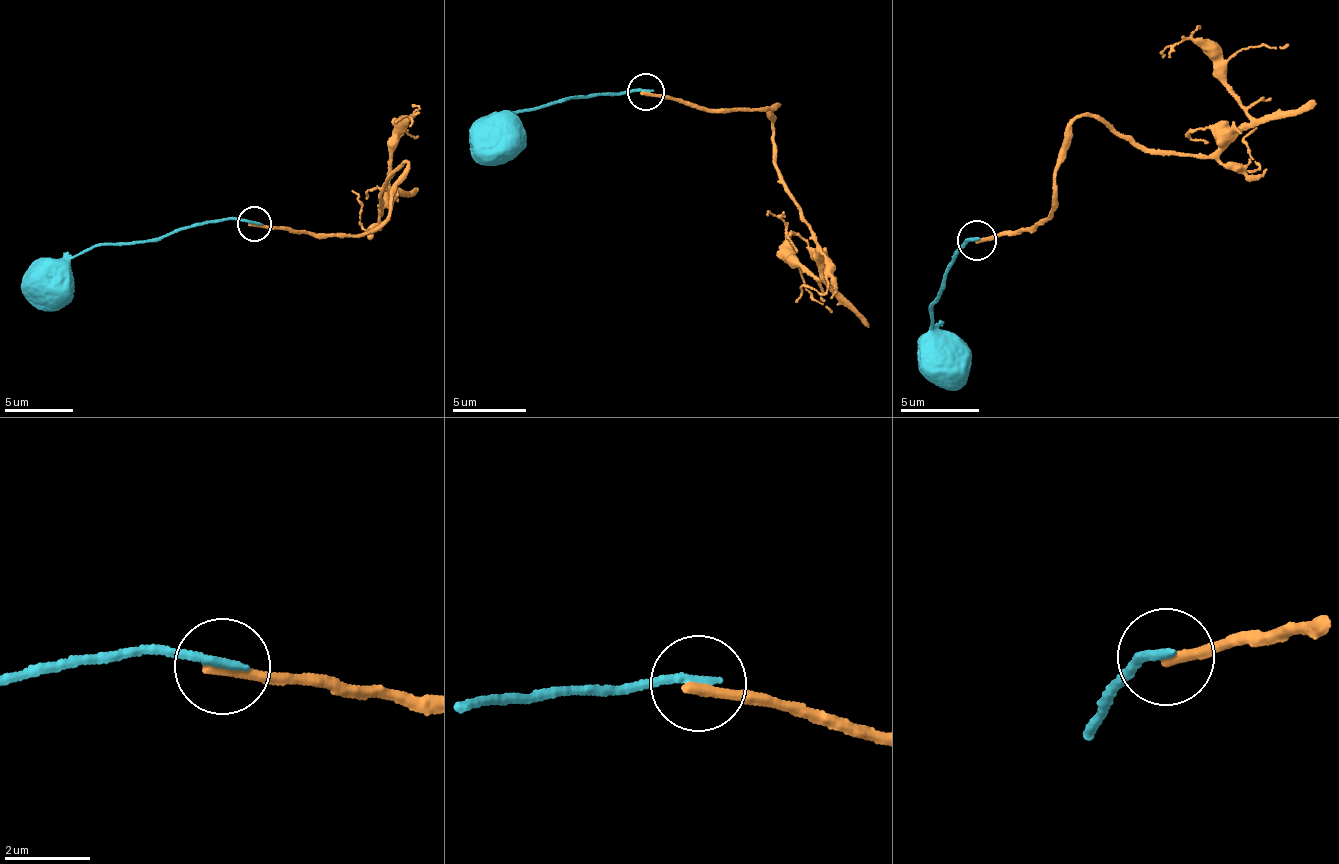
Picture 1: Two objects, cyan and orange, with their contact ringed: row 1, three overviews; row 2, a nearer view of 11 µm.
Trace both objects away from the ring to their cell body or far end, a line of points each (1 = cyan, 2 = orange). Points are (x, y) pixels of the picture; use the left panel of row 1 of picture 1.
1: (254, 225), (217, 218), (173, 229), (153, 239), (96, 243), (56, 269), (38, 276), (40, 282)
2: (254, 225), (362, 237), (389, 214), (406, 169), (379, 186), (381, 209), (414, 114), (397, 124)

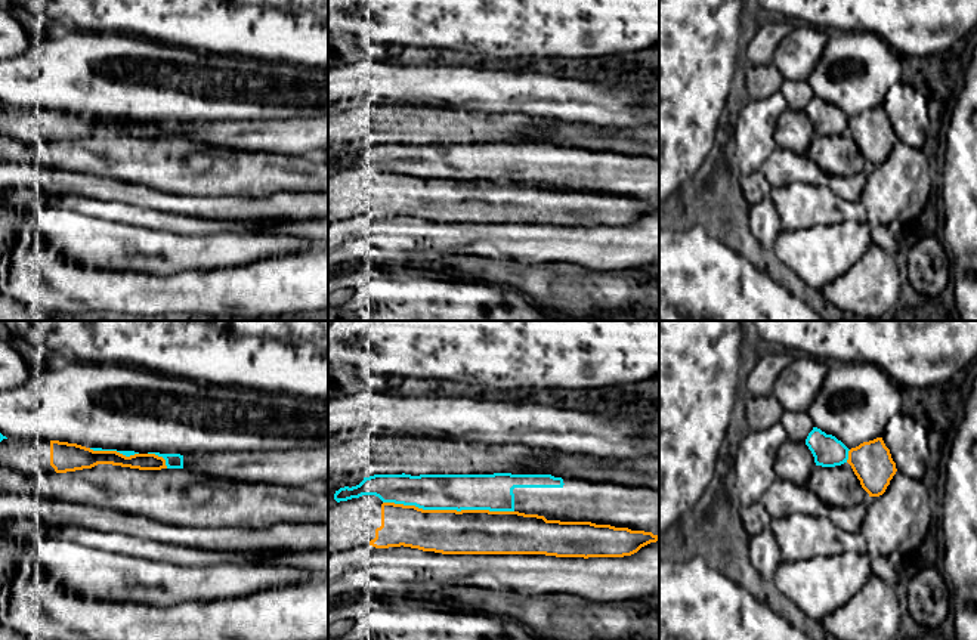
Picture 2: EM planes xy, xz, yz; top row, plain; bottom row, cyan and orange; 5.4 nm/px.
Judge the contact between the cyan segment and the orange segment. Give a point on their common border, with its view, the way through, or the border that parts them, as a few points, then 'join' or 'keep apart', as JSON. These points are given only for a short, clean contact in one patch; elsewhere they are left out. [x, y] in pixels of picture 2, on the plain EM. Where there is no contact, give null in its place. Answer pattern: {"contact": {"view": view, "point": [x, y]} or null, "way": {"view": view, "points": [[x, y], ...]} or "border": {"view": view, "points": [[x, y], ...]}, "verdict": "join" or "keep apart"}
{"contact": {"view": "xz", "point": [448, 178]}, "verdict": "keep apart"}

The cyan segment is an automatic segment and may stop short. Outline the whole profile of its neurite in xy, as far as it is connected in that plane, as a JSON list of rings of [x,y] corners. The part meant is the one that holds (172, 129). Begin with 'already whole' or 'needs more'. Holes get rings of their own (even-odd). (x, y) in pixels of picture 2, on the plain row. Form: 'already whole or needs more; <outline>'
needs more; [[[328,115],[284,120],[191,121],[186,124],[160,121],[148,123],[163,126],[166,129],[167,137],[189,137],[214,145],[248,151],[309,155],[315,151],[328,148]]]

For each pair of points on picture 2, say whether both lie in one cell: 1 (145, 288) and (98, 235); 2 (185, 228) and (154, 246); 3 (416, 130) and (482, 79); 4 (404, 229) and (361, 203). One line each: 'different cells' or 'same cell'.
1: different cells
2: different cells
3: different cells
4: different cells

